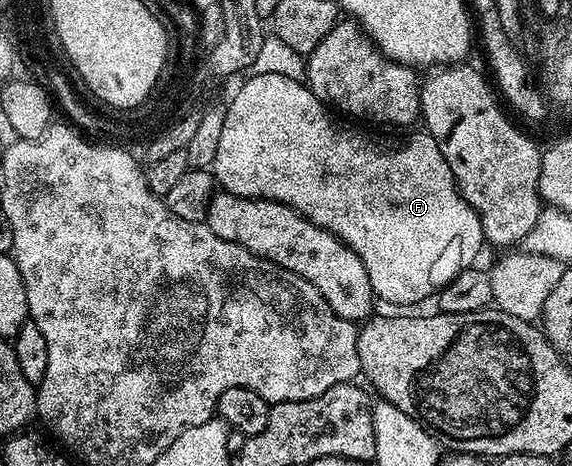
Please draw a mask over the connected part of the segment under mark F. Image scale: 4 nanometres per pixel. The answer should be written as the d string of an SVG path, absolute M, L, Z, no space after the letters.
M266 73L263 76L249 75L246 80L225 107L223 134L211 168L216 186L220 190L229 191L244 199L270 199L294 207L304 219L309 219L315 225L330 231L332 235L339 236L357 254L359 261L363 261L367 275L371 277L371 289L378 300L386 299L389 303L417 303L428 295L429 298L436 296L463 268L474 266L478 262L477 254L485 243L481 222L475 209L471 209L469 202L461 196L461 190L457 188L457 182L453 179L443 153L439 153L435 137L428 133L409 135L401 144L388 143L385 139L368 139L363 132L356 131L353 127L336 127L329 116L330 108L319 97L315 97L315 93L300 79Z

